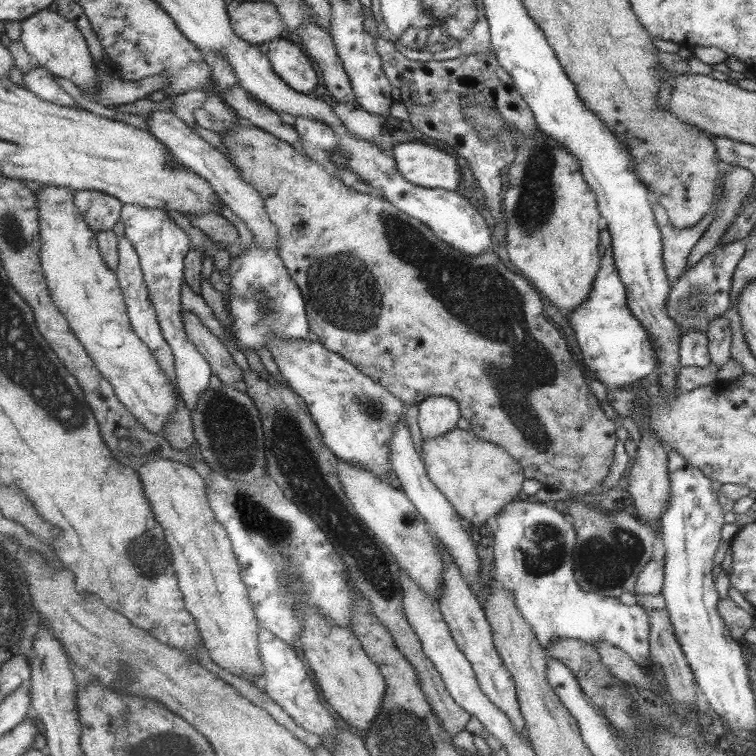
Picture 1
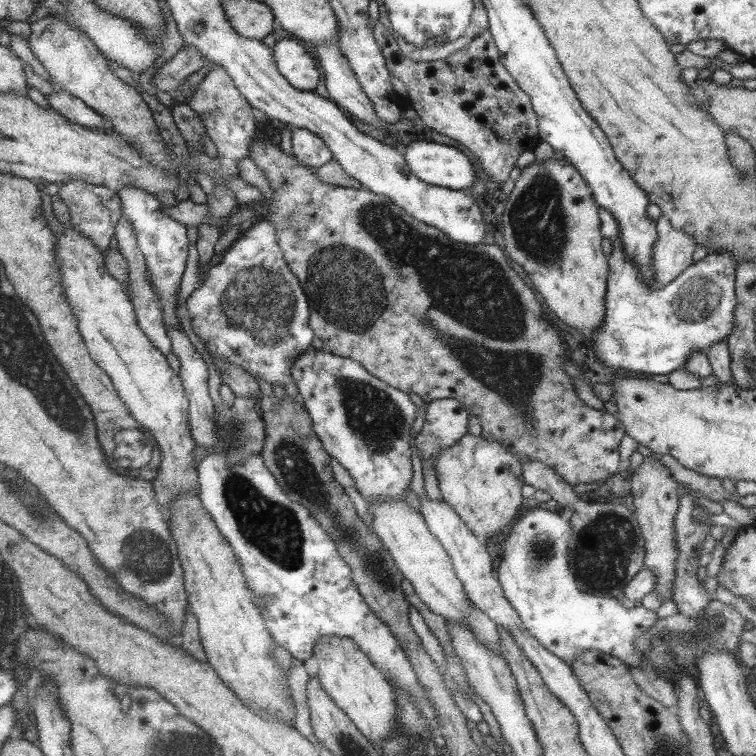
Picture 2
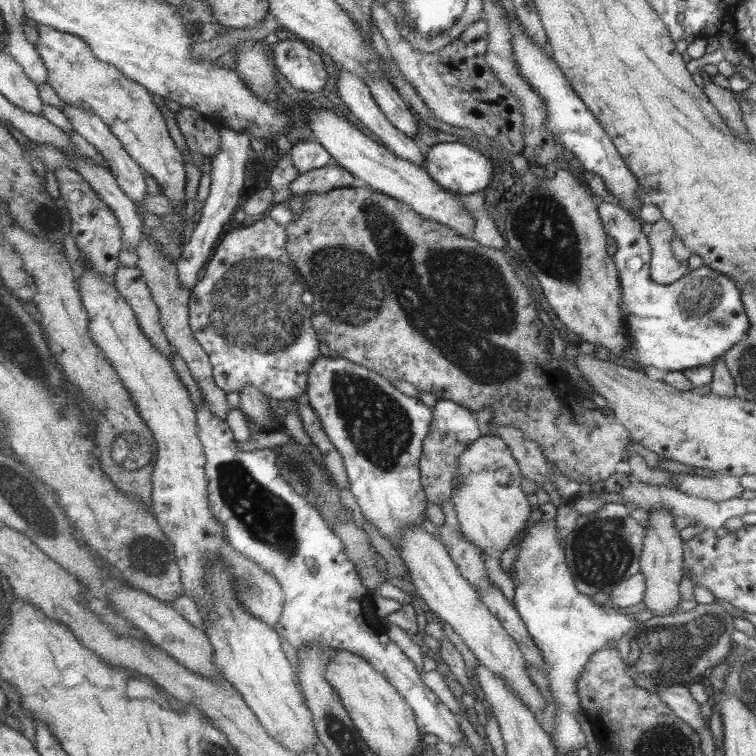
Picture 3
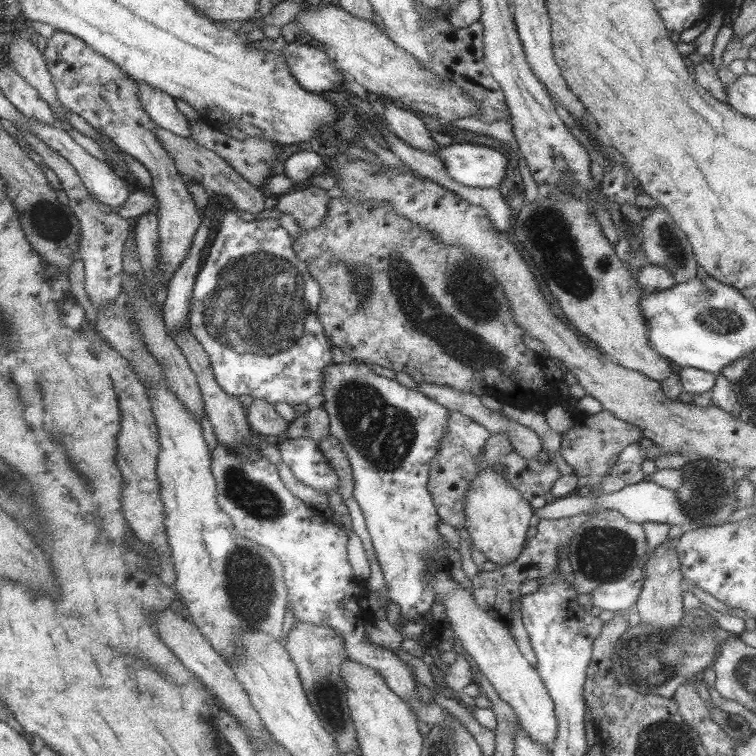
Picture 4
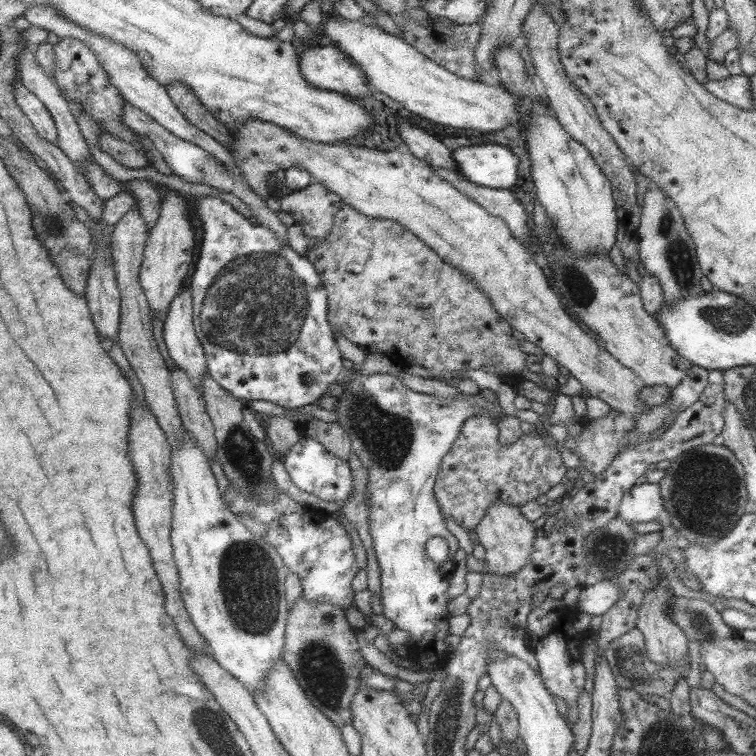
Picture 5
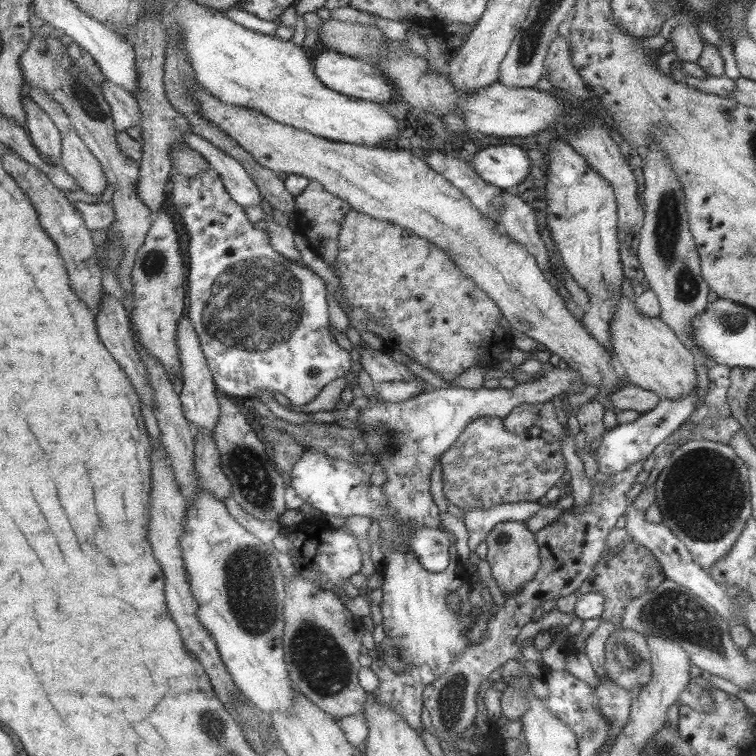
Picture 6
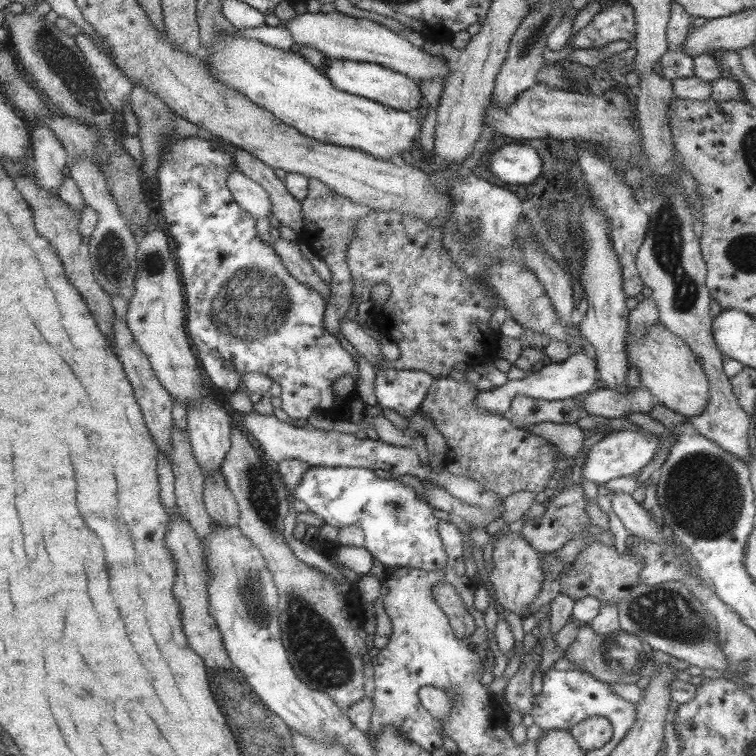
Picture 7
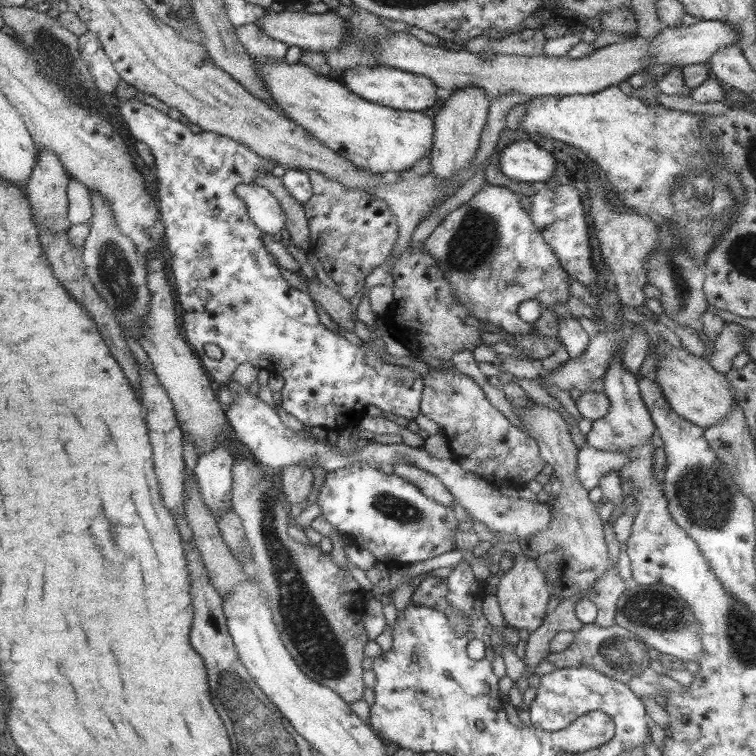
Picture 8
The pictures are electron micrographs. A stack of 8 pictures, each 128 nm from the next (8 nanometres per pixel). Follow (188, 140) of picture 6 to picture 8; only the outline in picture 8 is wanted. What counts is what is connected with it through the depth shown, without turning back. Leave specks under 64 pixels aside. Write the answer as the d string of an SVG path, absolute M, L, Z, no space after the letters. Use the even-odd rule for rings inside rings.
M237 184L233 193L243 200L247 216L262 234L275 235L284 228L285 213L275 197L263 186Z

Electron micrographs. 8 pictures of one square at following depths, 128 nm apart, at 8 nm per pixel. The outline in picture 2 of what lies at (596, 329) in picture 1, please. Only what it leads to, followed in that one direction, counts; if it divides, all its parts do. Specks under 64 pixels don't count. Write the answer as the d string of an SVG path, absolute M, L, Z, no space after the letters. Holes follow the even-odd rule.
M599 207L599 220L602 220L603 238L610 241L612 248L607 260L609 272L603 298L603 324L590 335L592 350L598 360L616 372L626 370L669 375L683 369L689 354L706 352L711 344L726 338L733 328L735 256L725 250L707 253L660 289L647 287L637 277L631 259L623 253L623 241L615 216Z

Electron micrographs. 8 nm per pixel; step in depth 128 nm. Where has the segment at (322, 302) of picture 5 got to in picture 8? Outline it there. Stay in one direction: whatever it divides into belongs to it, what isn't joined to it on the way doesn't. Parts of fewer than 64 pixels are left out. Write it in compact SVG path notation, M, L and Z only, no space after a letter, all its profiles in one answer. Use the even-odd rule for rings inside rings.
M129 98L121 102L118 100L117 107L119 107L119 114L127 126L129 134L135 139L135 141L143 142L151 151L154 159L154 168L152 171L156 175L156 187L157 196L159 196L159 211L161 211L163 224L166 225L166 242L167 242L167 254L169 260L169 268L171 268L171 279L173 280L173 288L175 288L175 300L179 300L179 308L181 315L181 324L183 324L183 336L186 336L191 348L195 349L195 352L199 352L199 360L202 360L203 368L207 368L207 372L210 374L211 380L213 380L217 386L226 384L228 380L231 380L233 371L239 364L247 362L251 366L258 369L265 369L269 376L280 376L283 379L283 387L280 390L281 403L280 406L291 414L293 418L296 418L305 426L319 426L319 428L334 429L339 431L346 426L357 427L358 422L365 415L365 408L367 406L376 406L382 412L391 412L397 416L403 416L408 420L413 420L420 412L419 404L422 398L422 376L414 371L409 370L408 367L403 365L395 365L390 359L387 361L379 357L379 355L373 353L371 349L367 348L364 344L357 346L347 342L345 338L337 336L335 332L327 330L325 326L321 326L317 322L317 314L315 314L315 308L313 308L312 297L310 294L303 294L300 290L295 290L291 286L287 286L284 278L281 278L279 274L279 268L277 268L277 262L273 256L269 256L269 252L264 248L262 240L262 233L253 224L251 219L247 216L245 210L245 203L239 197L233 193L233 188L237 184L254 184L258 171L270 171L276 166L270 158L260 158L256 156L255 152L251 151L247 146L240 144L239 141L232 140L231 137L221 136L215 132L205 132L192 130L191 127L184 126L178 120L171 120L163 112L142 104L134 98ZM205 344L215 344L221 349L222 357L219 360L210 359L203 353L203 346Z

